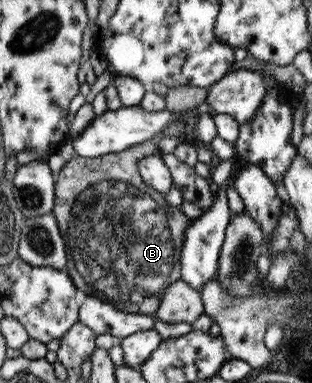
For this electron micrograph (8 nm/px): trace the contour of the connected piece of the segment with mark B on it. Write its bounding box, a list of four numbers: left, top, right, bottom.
[51,86,206,315]

